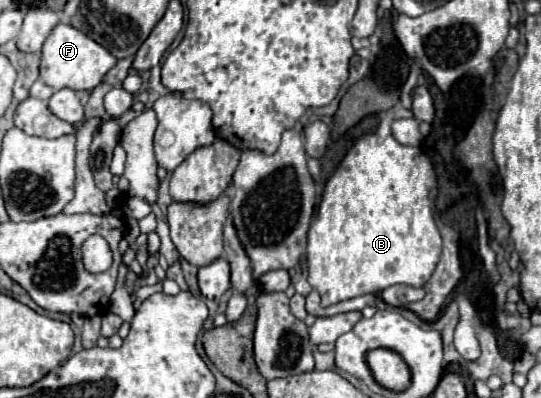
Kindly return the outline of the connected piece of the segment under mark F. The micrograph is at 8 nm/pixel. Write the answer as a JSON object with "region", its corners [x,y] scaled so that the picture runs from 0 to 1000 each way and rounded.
{"region":[[[109,58],[94,88],[87,93],[83,113],[79,113],[79,143],[76,143],[76,198],[105,224],[128,219],[139,229],[168,229],[176,224],[190,193],[198,188],[198,178],[216,158],[216,148],[183,108],[176,108],[168,93],[161,93],[157,83],[150,83],[146,73]]]}

